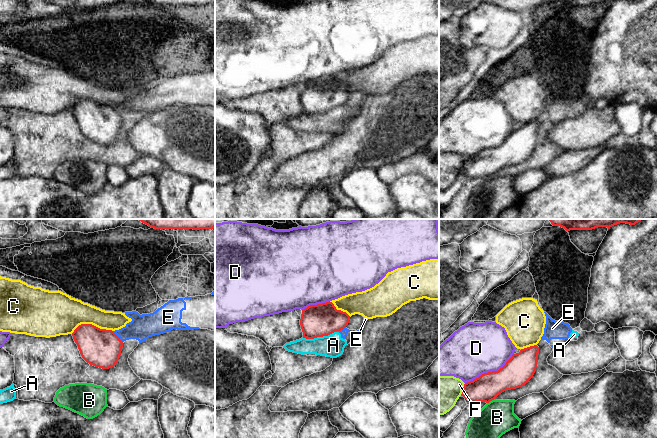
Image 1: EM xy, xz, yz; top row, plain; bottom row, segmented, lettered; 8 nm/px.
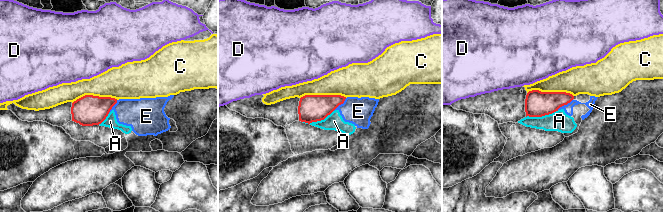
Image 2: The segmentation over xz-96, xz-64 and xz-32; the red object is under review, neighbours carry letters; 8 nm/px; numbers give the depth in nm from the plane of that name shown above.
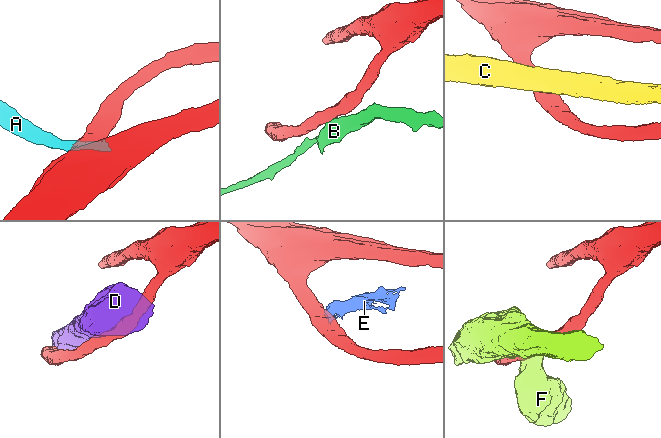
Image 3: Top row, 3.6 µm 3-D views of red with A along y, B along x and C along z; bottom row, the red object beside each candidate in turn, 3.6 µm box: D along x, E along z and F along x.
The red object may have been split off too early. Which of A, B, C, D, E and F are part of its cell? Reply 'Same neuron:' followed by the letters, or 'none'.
Same neuron: none

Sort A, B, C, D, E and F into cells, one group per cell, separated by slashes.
A E / B / C / D / F

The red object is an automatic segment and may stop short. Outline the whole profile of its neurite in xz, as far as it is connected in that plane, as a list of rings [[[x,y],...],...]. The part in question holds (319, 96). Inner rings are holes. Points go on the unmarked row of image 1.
[[[332,78],[310,81],[302,86],[300,101],[303,114],[314,115],[328,112],[343,106],[349,99],[350,92],[337,86]]]

